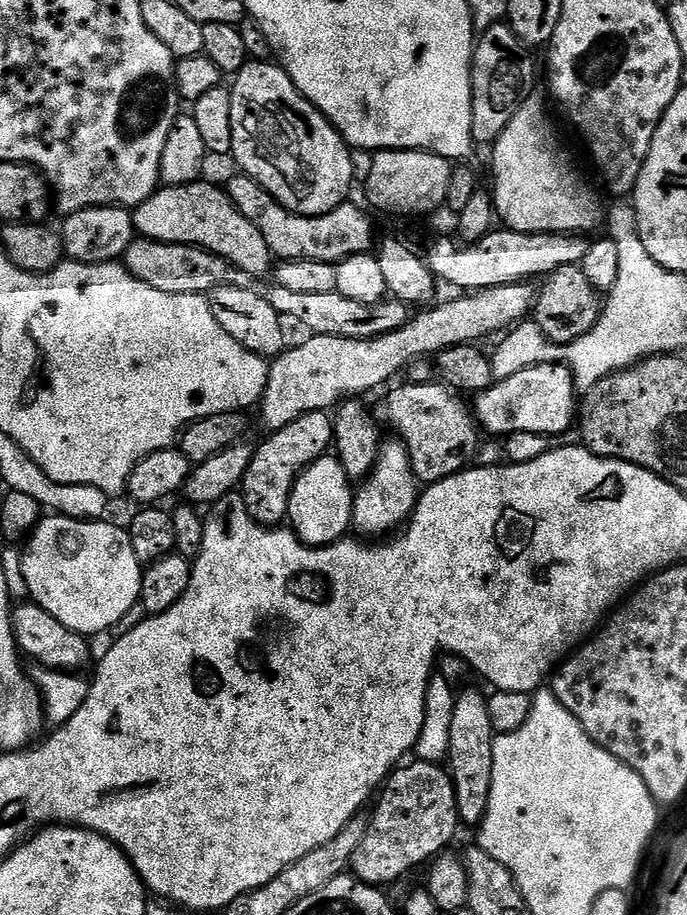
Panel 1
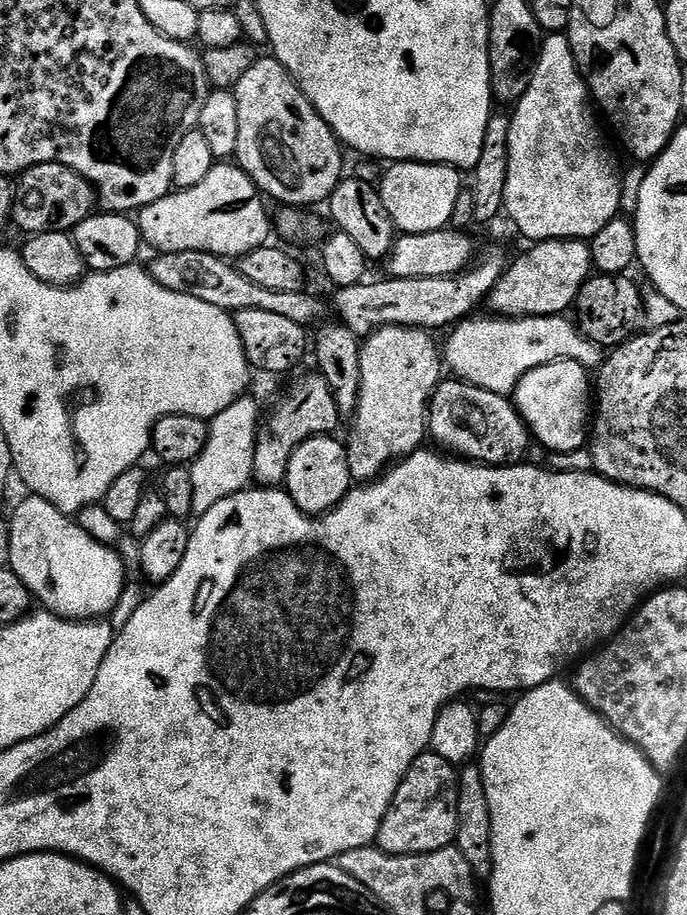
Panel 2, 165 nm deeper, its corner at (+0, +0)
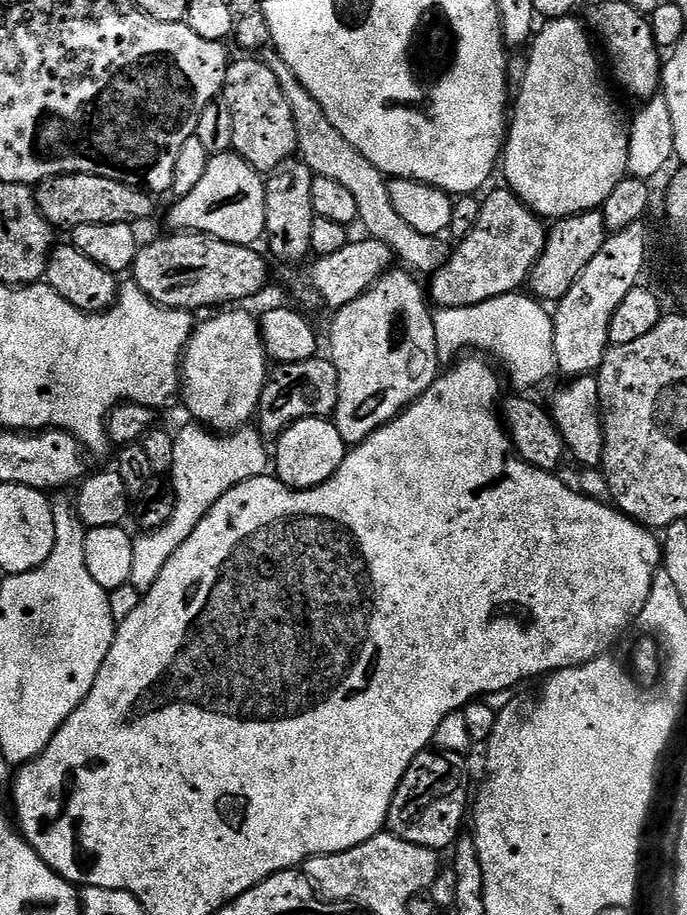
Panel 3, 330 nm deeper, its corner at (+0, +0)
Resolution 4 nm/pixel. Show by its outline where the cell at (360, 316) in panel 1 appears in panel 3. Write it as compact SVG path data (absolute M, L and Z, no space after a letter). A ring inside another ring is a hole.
M499 187L494 189L488 197L486 195L483 197L482 214L478 214L478 222L474 225L471 234L455 245L456 248L449 255L448 261L437 272L431 273L432 292L430 288L430 300L437 309L474 306L487 300L493 300L502 294L521 291L529 283L532 271L548 241L549 229L541 217L535 216L512 193L511 188Z

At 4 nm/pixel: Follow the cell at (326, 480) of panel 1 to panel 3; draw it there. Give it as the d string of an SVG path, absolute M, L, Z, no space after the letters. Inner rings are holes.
M315 416L294 422L274 444L274 472L287 488L303 490L325 484L342 466L346 445L331 419Z

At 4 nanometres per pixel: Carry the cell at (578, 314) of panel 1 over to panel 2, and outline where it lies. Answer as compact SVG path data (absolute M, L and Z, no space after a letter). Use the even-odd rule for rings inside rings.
M593 274L582 286L574 305L575 323L580 335L592 344L600 345L601 349L611 350L641 331L645 319L644 296L640 288L631 280L631 275L606 276Z

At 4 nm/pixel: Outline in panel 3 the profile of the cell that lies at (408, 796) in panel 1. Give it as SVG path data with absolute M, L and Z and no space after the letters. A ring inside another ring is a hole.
M420 752L418 758L410 762L410 770L406 770L394 794L394 802L390 802L387 831L418 846L437 850L451 849L461 835L460 827L466 824L470 812L468 764L464 760L467 759L458 752Z

